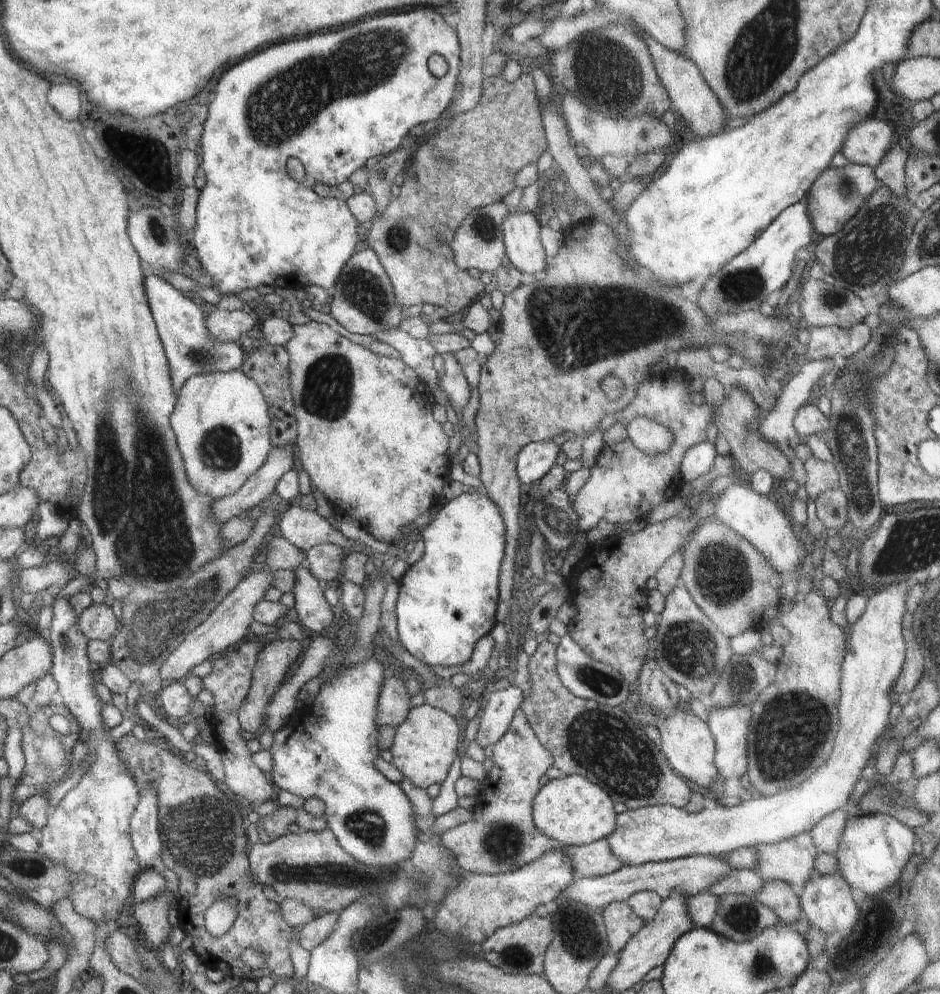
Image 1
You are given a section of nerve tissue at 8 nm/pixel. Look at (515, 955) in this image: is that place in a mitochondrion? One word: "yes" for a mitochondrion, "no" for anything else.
yes

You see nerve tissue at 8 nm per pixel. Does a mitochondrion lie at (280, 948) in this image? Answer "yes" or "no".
no

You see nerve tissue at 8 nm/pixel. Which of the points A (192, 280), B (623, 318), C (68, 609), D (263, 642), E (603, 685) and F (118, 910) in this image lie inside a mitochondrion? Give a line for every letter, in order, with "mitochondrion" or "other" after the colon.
A: other
B: mitochondrion
C: other
D: other
E: mitochondrion
F: other

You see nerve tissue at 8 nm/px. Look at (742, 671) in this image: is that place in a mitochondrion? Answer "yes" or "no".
yes

